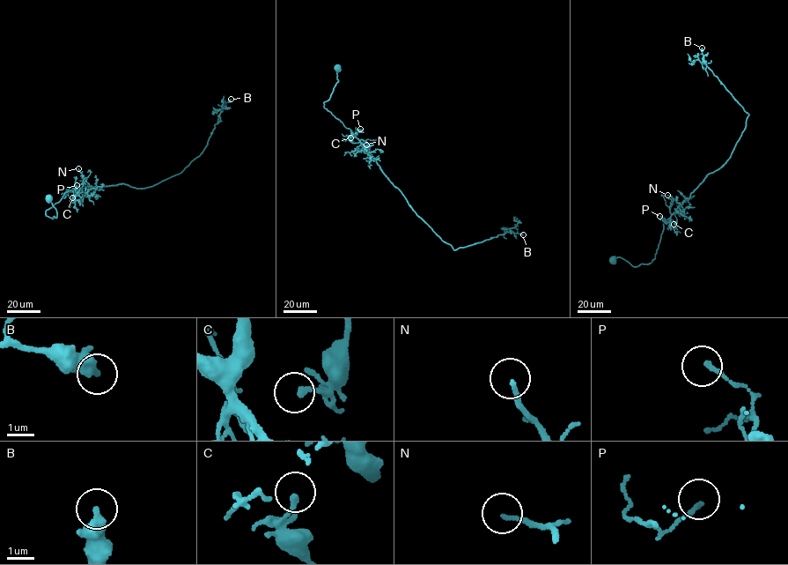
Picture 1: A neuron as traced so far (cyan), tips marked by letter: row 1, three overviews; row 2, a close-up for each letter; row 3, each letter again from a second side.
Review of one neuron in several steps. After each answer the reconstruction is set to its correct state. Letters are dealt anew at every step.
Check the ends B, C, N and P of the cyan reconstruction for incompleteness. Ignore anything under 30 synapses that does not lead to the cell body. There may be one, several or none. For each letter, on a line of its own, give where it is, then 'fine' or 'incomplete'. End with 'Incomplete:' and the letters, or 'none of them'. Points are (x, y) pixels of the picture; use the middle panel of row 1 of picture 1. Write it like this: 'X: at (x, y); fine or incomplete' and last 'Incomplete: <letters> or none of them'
B: at (523, 234); fine
C: at (350, 137); fine
N: at (366, 144); fine
P: at (360, 129); fine
Incomplete: none of them

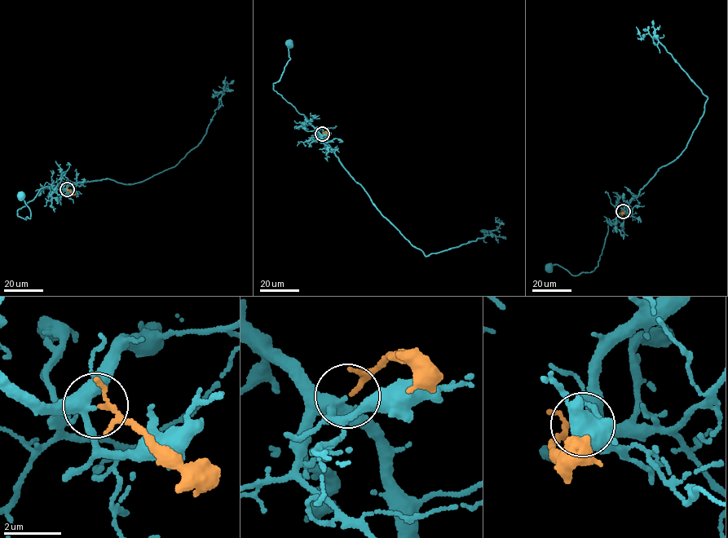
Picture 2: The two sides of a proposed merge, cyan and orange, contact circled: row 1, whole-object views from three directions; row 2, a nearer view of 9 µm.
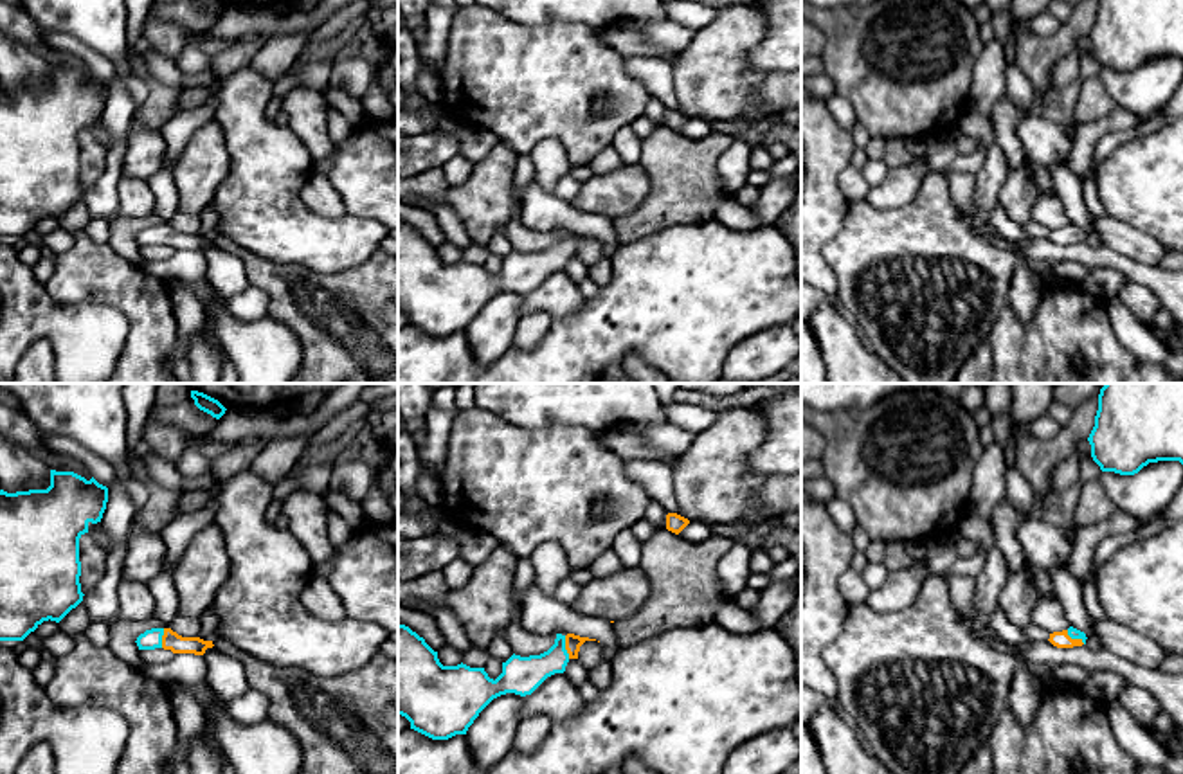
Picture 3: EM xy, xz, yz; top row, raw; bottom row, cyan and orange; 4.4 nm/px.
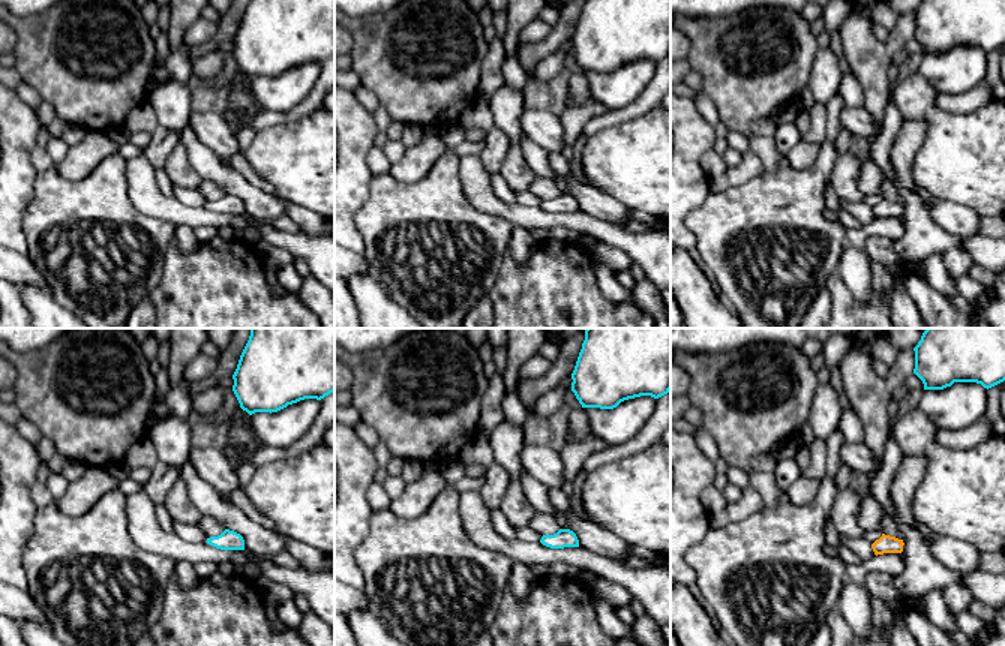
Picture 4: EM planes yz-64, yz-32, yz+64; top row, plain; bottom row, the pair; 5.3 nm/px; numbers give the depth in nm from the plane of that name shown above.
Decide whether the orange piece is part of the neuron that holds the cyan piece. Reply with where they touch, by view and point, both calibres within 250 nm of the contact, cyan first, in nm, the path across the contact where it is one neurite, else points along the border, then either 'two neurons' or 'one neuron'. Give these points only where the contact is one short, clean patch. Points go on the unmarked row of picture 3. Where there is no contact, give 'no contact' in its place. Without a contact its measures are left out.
contact xz (564, 243); calibres 170 and 70 nm; one neuron

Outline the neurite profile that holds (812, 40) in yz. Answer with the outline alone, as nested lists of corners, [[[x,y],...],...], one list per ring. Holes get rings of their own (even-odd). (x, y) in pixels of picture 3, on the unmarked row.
[[[801,16],[801,59],[819,56],[825,49],[825,34]]]

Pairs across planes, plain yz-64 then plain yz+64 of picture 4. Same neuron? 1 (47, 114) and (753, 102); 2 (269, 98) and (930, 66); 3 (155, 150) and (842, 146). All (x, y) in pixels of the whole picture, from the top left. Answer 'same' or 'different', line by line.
1: different
2: same
3: different

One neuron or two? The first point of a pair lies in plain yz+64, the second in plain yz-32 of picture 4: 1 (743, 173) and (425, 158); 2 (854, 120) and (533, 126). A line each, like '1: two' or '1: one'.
1: one
2: one

